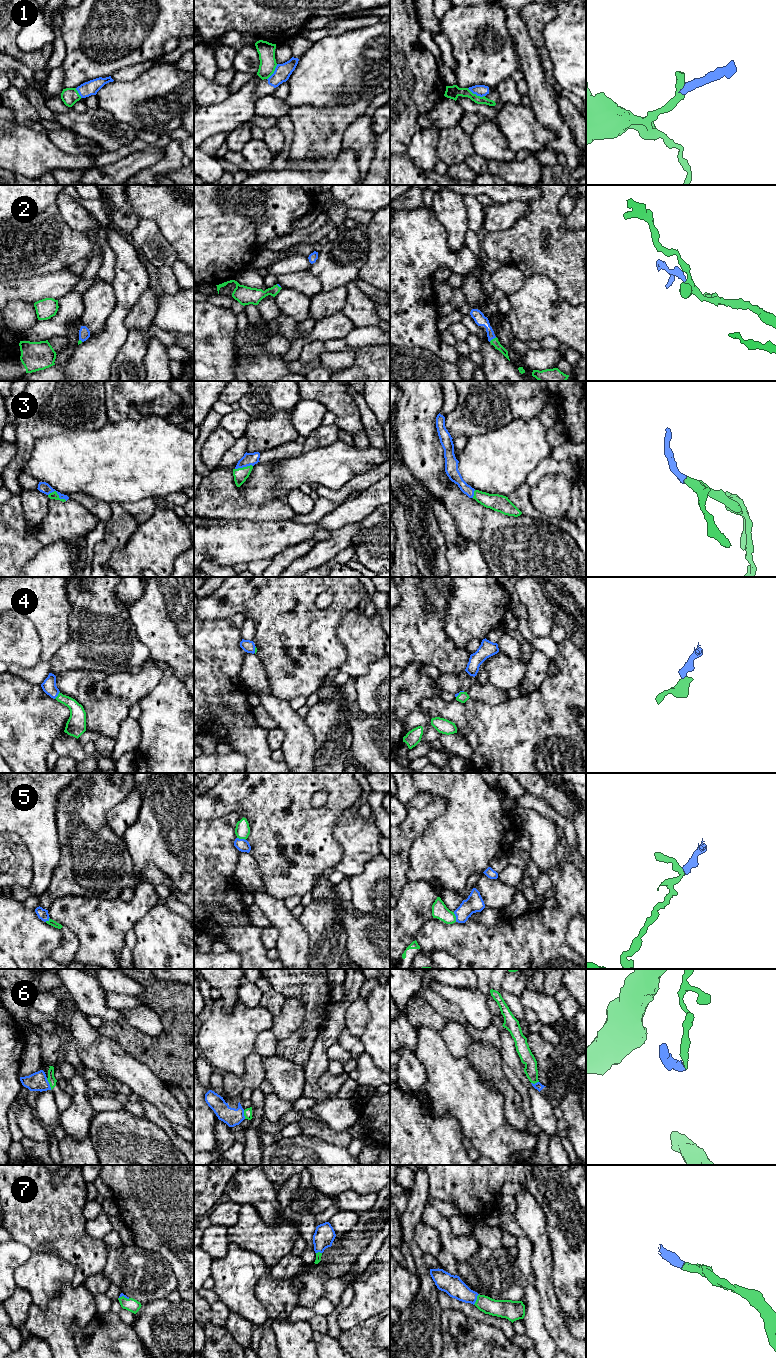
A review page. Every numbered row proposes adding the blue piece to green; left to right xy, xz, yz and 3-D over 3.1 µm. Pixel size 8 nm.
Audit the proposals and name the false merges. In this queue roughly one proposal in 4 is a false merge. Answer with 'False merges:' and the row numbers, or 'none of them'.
False merges: 1, 5, 6

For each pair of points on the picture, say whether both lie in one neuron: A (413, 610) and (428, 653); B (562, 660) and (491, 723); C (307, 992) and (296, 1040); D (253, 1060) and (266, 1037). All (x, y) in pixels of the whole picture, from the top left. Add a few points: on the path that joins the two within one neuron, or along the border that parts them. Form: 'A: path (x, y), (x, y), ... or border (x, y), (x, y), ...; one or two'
A: path (418, 621), (419, 636), (425, 642); one
B: path (558, 682), (517, 723), (513, 723); one
C: path (311, 1004), (311, 1024), (307, 1028); one
D: border (254, 1050), (262, 1057); two

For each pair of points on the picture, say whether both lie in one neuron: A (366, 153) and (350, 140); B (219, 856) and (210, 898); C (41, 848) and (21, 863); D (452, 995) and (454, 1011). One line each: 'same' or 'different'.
A: same
B: same
C: different
D: different

